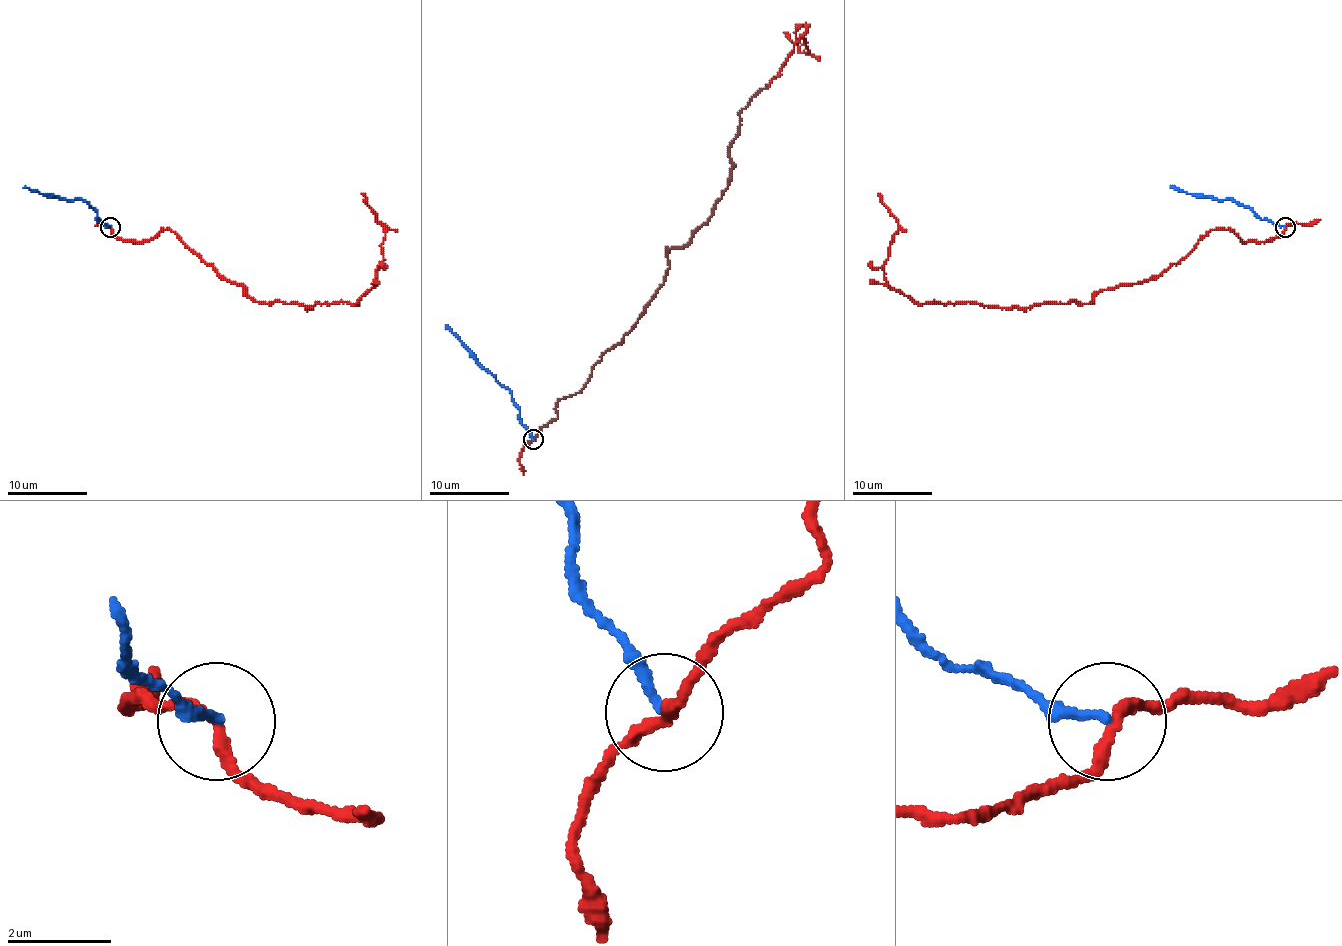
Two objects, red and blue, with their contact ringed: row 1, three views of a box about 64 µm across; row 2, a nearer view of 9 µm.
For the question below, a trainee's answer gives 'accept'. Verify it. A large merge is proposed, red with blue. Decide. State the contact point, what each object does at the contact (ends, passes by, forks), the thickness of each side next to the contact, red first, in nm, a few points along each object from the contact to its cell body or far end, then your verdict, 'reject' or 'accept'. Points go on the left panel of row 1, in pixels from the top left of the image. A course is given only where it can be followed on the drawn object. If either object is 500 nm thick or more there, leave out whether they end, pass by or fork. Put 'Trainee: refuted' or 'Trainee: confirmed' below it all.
place (110, 227); red passes by; blue ends; calibres 220 and 180 nm; course red (111, 227), (133, 241), (171, 229), (265, 304), (355, 304), (383, 260), (383, 225), (361, 193); course blue (111, 227), (97, 219), (97, 213), (85, 201), (61, 199), (23, 187); reject
Trainee: refuted

